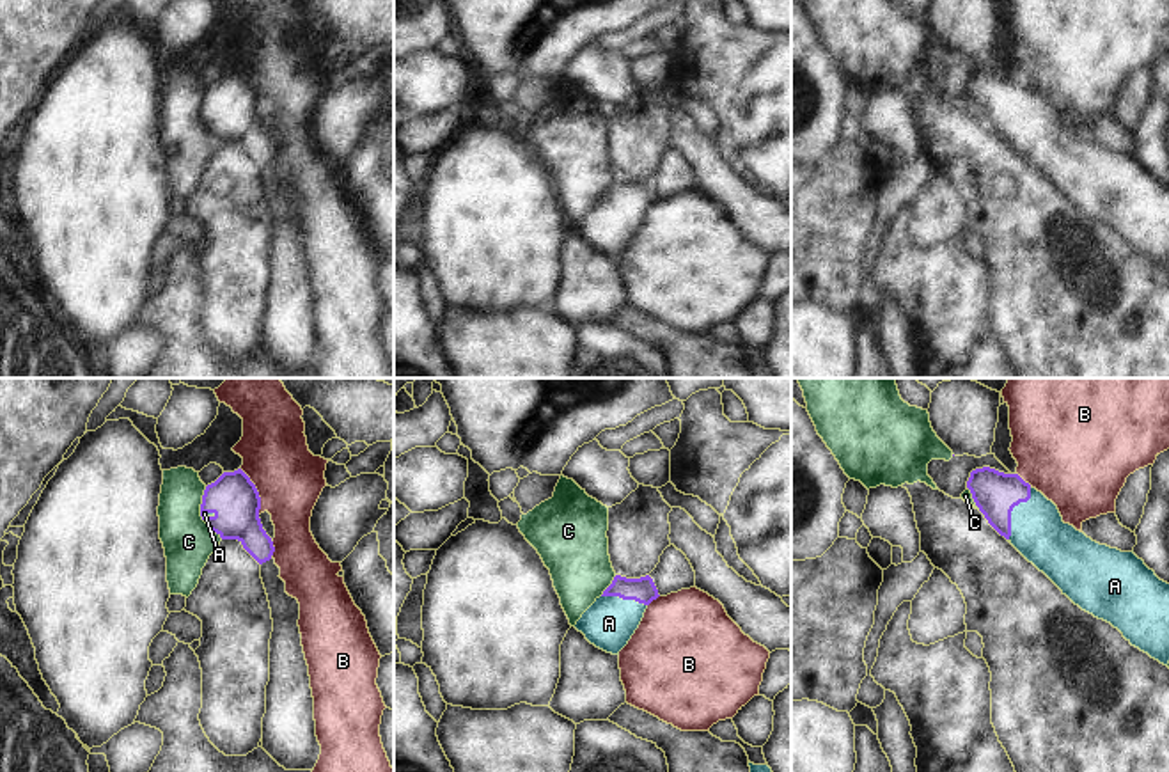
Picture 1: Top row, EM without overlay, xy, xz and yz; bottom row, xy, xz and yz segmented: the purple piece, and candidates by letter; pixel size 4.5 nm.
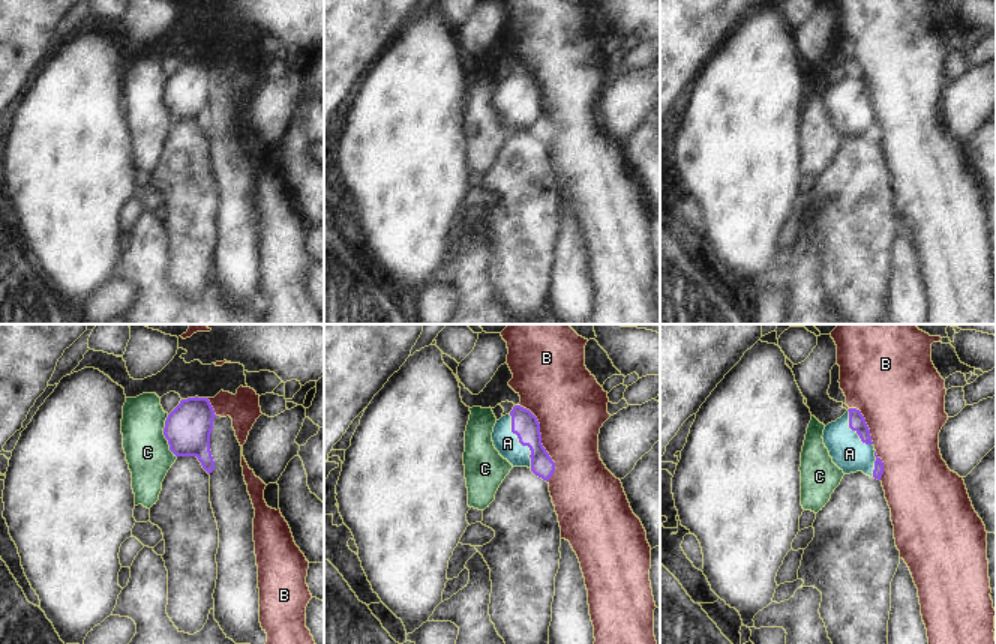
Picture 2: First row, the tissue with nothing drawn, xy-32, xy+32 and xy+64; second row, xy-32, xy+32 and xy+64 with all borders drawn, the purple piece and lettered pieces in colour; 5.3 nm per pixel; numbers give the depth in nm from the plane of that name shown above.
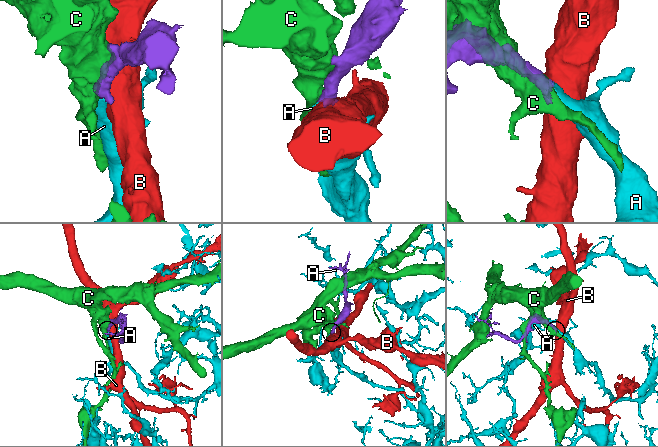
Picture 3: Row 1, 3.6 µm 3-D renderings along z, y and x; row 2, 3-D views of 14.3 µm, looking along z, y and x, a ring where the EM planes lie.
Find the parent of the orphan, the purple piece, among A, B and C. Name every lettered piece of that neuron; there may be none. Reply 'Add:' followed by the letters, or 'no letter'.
Add: A

